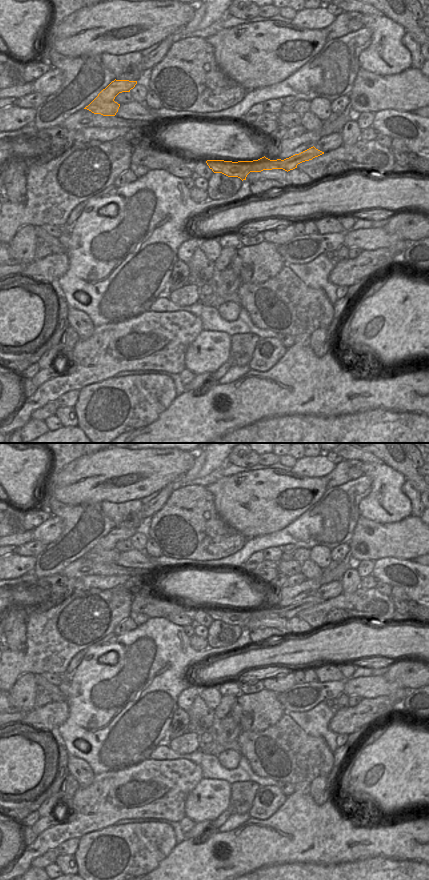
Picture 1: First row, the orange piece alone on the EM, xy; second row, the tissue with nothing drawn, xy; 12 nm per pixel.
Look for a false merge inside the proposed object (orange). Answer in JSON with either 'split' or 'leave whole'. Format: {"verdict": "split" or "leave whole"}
{"verdict": "split"}

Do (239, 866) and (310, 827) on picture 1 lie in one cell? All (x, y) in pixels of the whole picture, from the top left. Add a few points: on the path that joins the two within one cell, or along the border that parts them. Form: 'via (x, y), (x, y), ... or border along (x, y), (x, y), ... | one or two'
via (257, 866), (262, 863), (276, 861), (292, 845) | one

